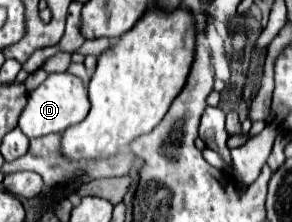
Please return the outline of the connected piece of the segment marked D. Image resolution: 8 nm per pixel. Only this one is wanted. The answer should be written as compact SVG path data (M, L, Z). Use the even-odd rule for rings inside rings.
M52 73L46 77L46 81L40 87L36 87L28 95L28 105L24 107L24 111L20 115L18 127L30 139L44 137L50 133L62 133L70 125L84 119L88 115L88 111L90 111L90 103L88 103L88 91L86 91L84 83L72 73Z

